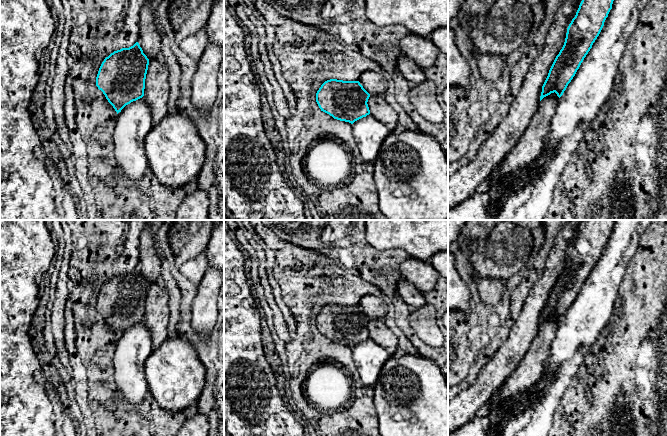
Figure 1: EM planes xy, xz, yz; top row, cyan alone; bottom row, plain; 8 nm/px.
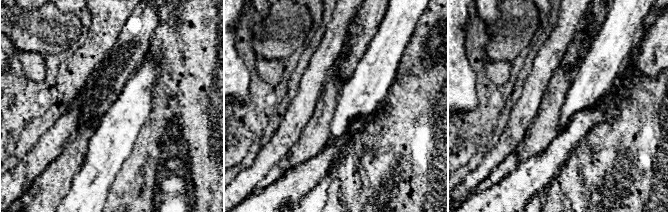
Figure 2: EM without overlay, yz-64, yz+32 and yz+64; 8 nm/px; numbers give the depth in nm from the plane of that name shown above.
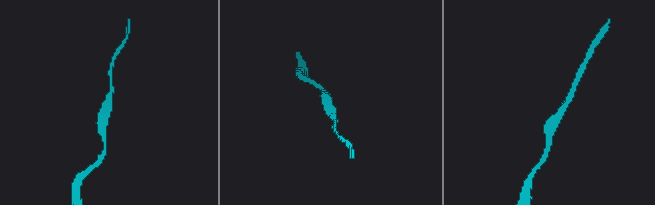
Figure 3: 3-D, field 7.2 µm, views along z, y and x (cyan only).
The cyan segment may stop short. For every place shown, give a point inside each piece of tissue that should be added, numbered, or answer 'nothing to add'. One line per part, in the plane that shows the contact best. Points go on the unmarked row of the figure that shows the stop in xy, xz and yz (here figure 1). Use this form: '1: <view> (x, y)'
nothing to add

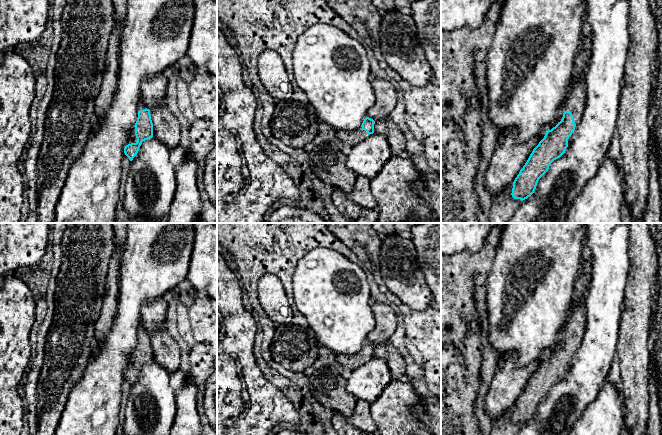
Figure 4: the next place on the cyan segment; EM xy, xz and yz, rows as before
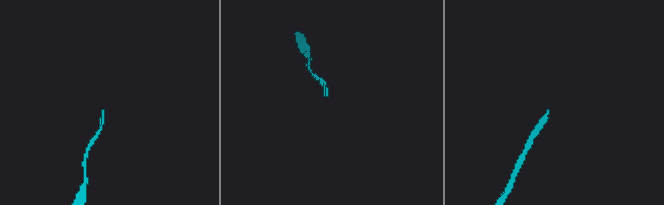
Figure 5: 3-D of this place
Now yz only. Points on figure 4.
1: yz (575, 327)

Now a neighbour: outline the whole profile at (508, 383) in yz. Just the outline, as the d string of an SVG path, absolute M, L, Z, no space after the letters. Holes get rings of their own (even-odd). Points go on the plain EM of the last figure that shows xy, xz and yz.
M516 353L510 354L504 359L496 370L485 396L485 411L493 422L514 406L533 373L545 358L546 353L537 361L522 368L516 367Z

